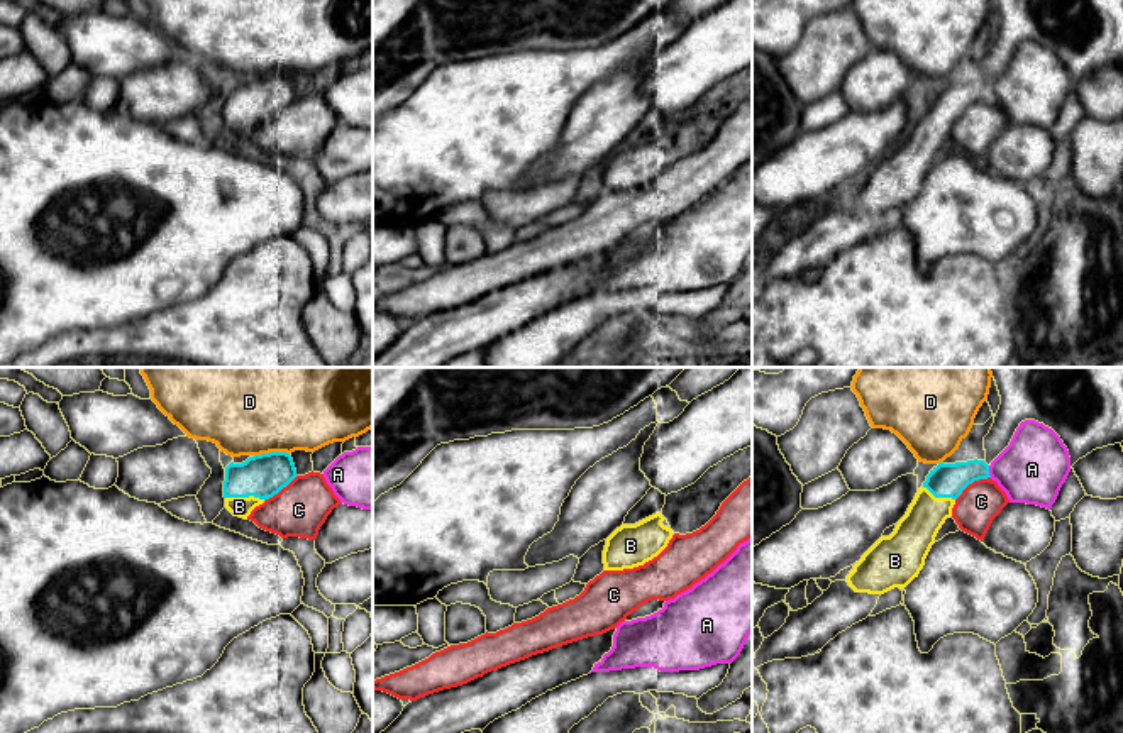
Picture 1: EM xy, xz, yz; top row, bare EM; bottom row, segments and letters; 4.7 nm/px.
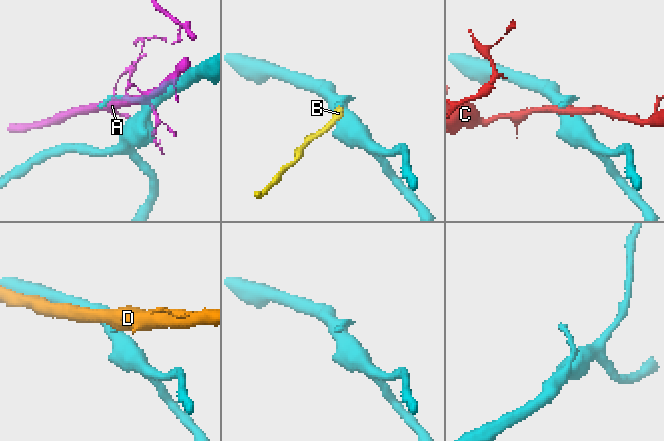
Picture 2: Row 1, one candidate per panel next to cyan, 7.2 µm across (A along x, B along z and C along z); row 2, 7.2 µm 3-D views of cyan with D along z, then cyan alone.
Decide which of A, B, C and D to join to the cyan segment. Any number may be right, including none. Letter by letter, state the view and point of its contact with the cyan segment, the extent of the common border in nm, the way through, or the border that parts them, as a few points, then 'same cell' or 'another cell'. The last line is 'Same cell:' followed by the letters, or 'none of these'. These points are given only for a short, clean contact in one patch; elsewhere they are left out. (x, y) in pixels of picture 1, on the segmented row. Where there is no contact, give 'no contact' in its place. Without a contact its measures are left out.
A: meets cyan in yz at (988, 471); contact 60 nm long; another cell
B: meets cyan in xy at (246, 496); contact 190 nm long; runs through xy (263, 476), (246, 496), (239, 507); same cell
C: meets cyan in yz at (971, 483); contact 200 nm long; another cell
D: meets cyan in xy at (271, 452); contact 170 nm long; another cell
Same cell: B

